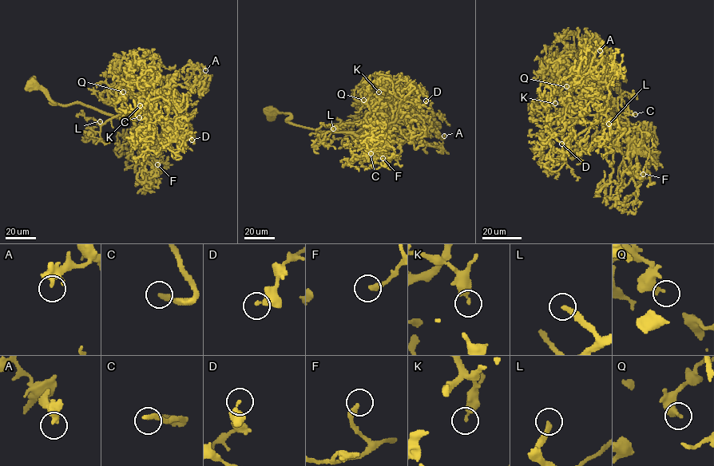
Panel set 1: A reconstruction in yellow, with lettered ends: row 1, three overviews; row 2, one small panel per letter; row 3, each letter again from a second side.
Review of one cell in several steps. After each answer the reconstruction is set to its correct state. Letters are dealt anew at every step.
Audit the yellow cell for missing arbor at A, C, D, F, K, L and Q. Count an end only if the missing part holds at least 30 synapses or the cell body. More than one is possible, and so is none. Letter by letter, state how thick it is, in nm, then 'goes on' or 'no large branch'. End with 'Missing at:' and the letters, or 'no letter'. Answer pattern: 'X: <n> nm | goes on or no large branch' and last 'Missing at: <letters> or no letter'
A: 320 nm | no large branch
C: 240 nm | goes on
D: 360 nm | no large branch
F: 280 nm | no large branch
K: 360 nm | no large branch
L: 240 nm | goes on
Q: 280 nm | no large branch
Missing at: C, L

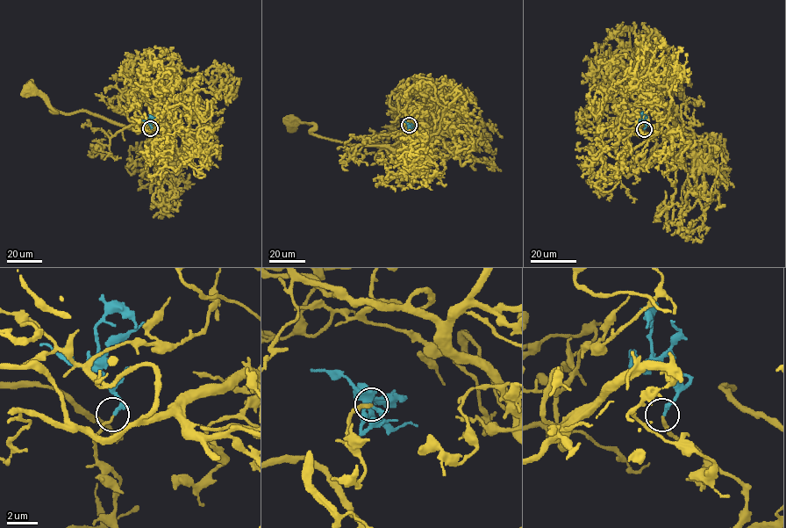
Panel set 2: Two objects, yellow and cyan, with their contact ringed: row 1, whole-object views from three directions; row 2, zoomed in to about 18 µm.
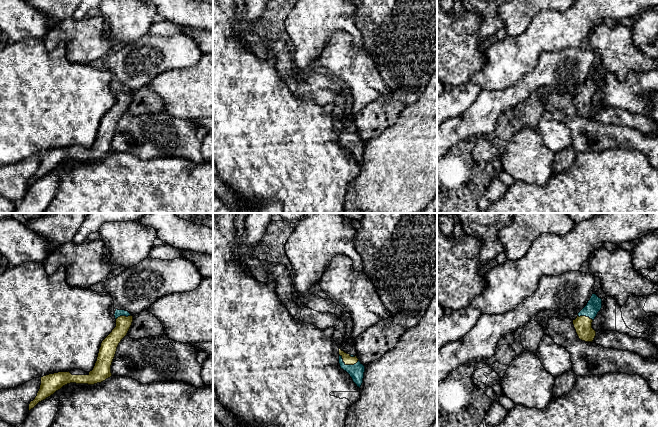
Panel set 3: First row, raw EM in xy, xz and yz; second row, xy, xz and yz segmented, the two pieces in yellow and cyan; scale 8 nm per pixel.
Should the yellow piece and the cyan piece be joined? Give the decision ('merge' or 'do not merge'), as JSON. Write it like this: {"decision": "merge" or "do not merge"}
{"decision": "merge"}

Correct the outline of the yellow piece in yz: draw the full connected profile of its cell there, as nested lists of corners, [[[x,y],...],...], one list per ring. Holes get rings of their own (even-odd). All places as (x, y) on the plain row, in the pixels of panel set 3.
[[[592,70],[587,81],[578,89],[573,96],[573,101],[580,116],[593,118],[596,107],[592,104],[592,98],[602,84],[602,75]]]

